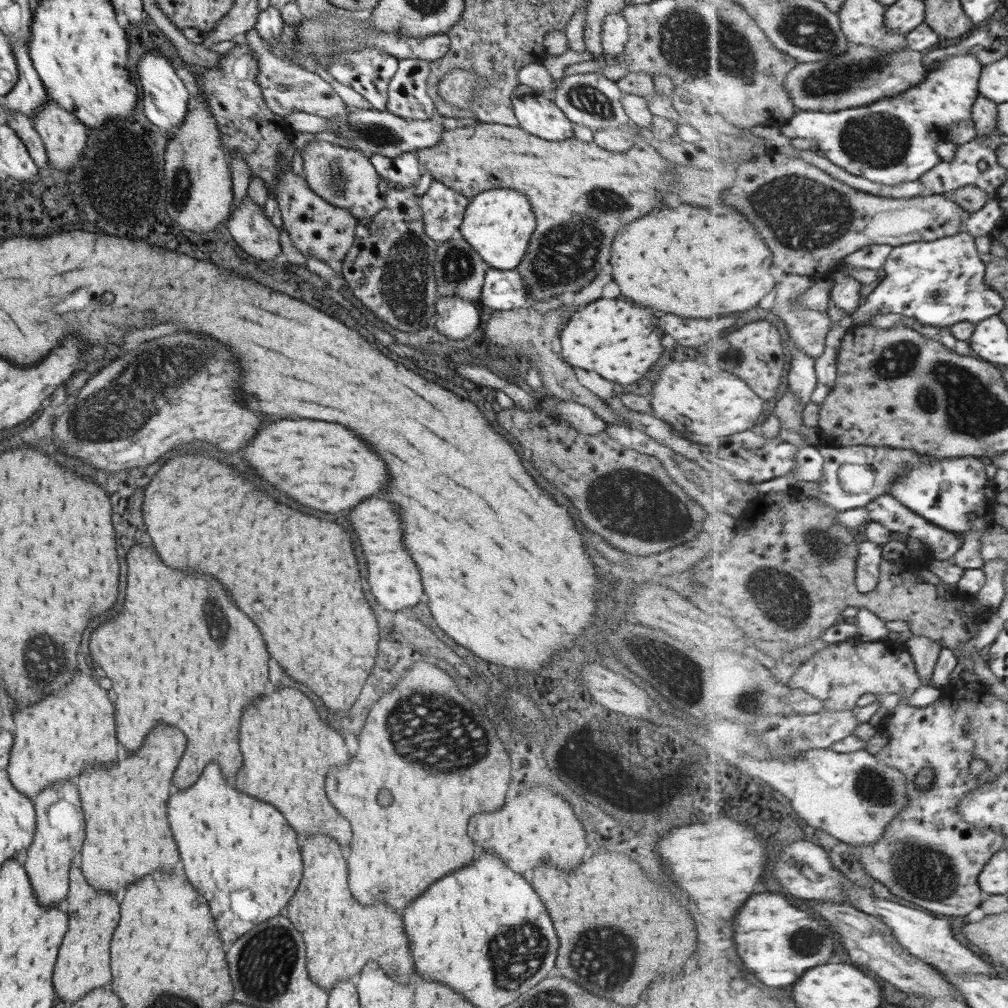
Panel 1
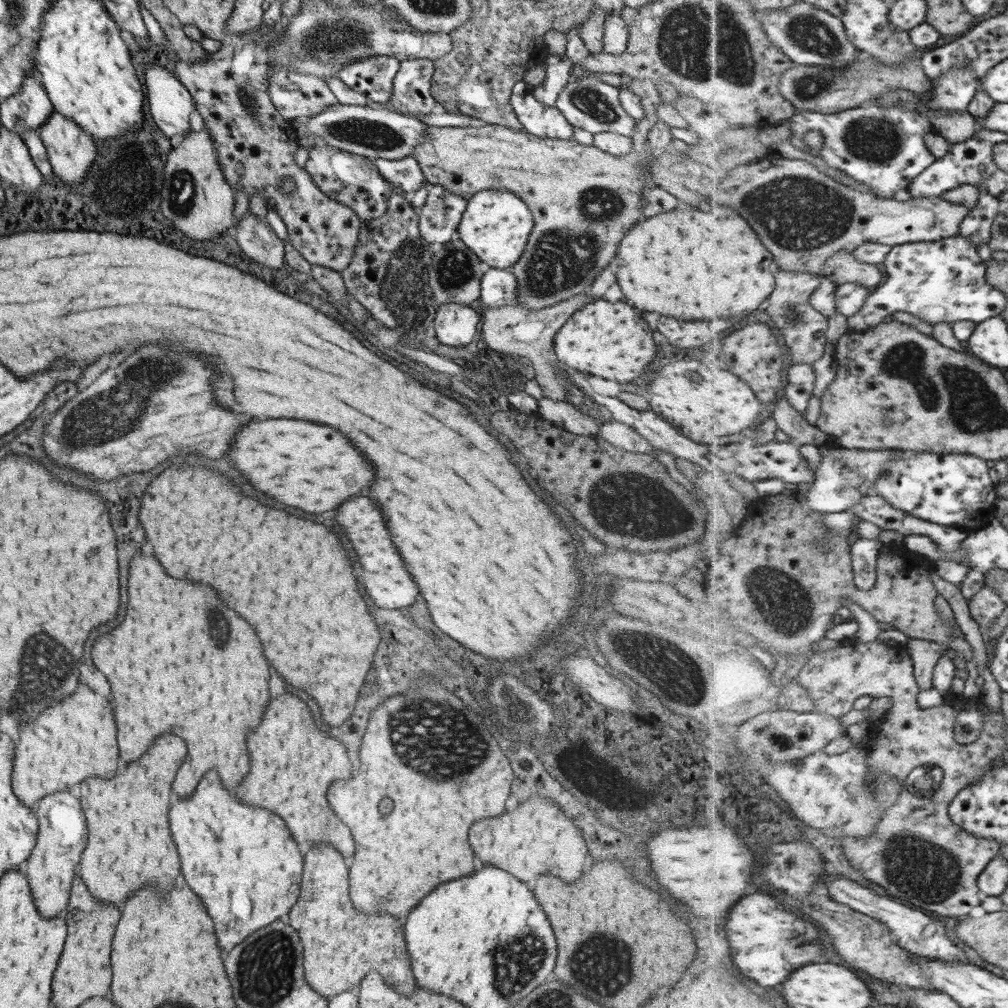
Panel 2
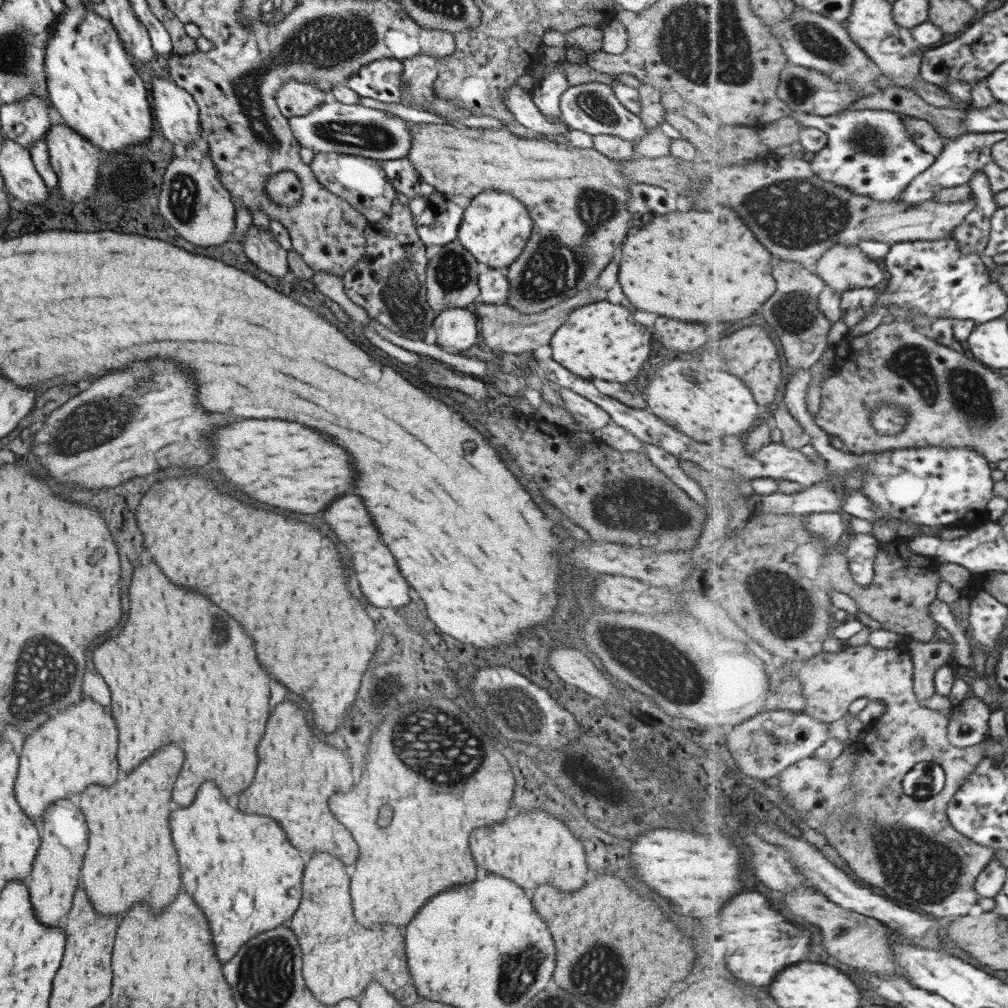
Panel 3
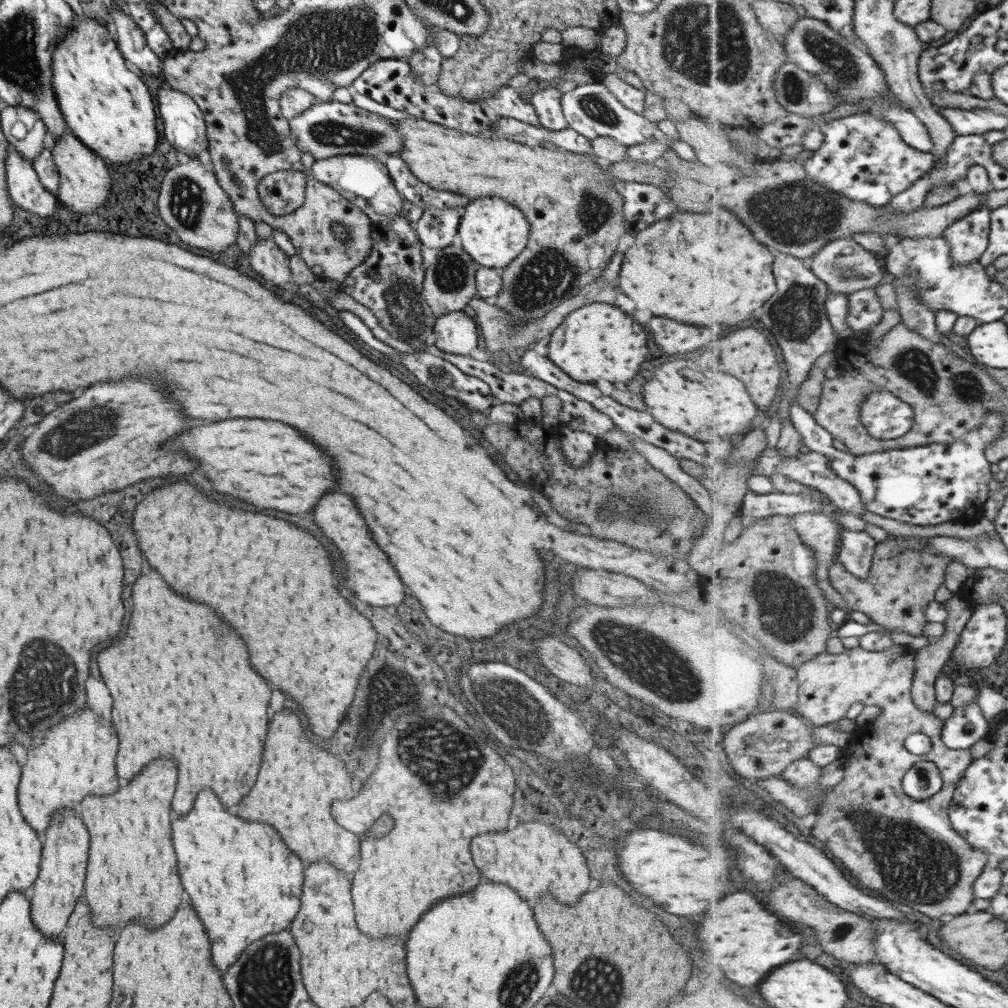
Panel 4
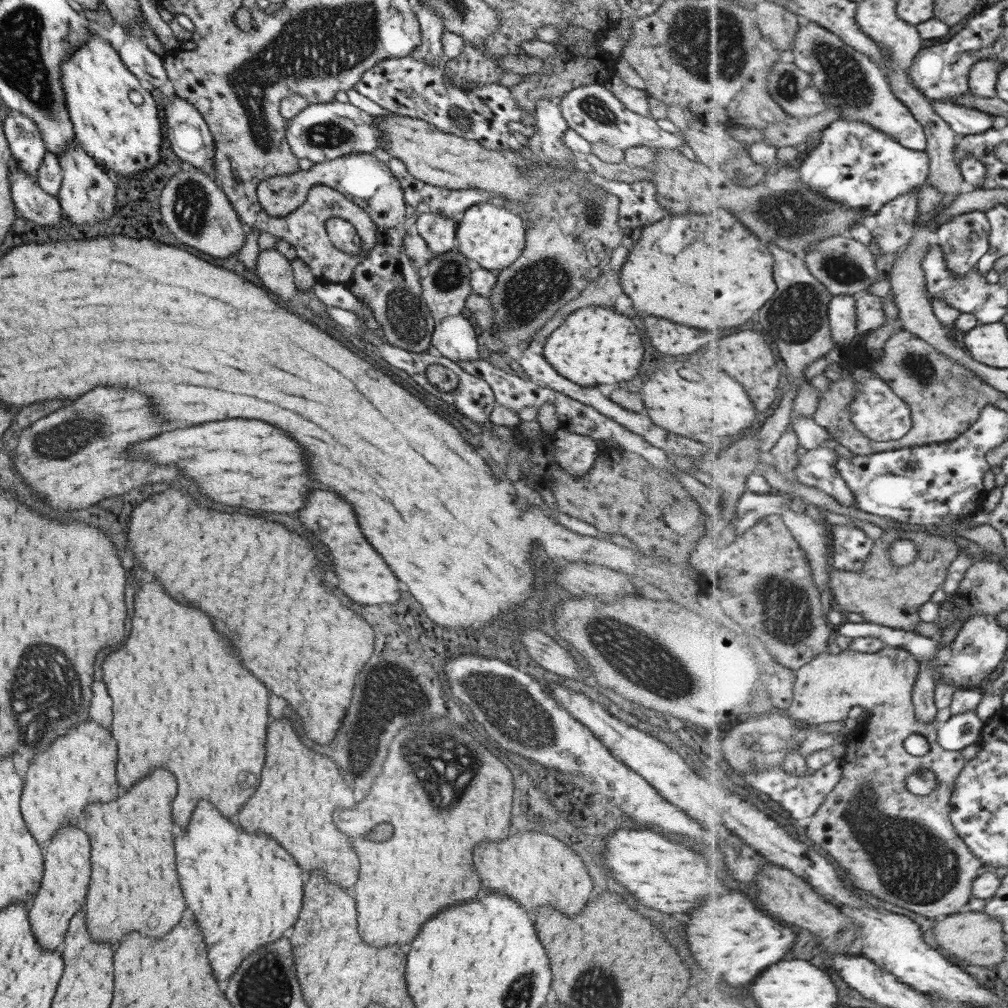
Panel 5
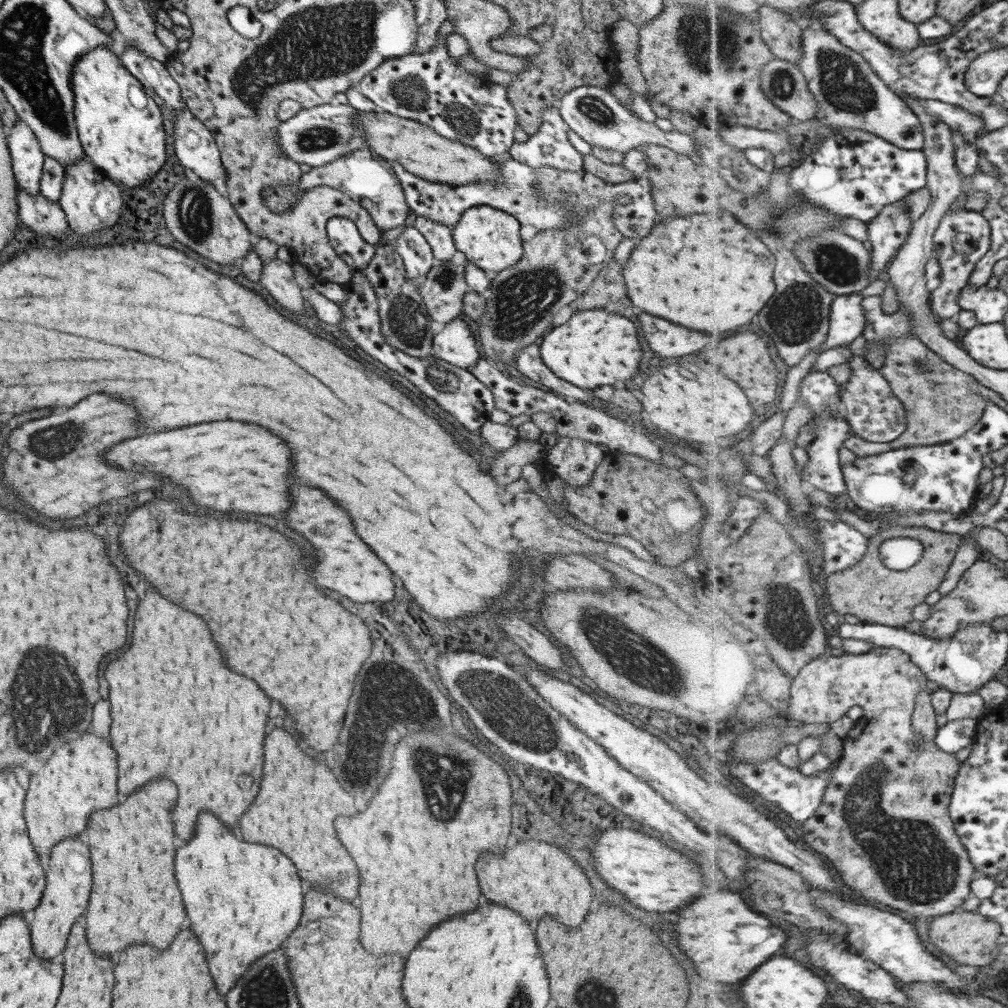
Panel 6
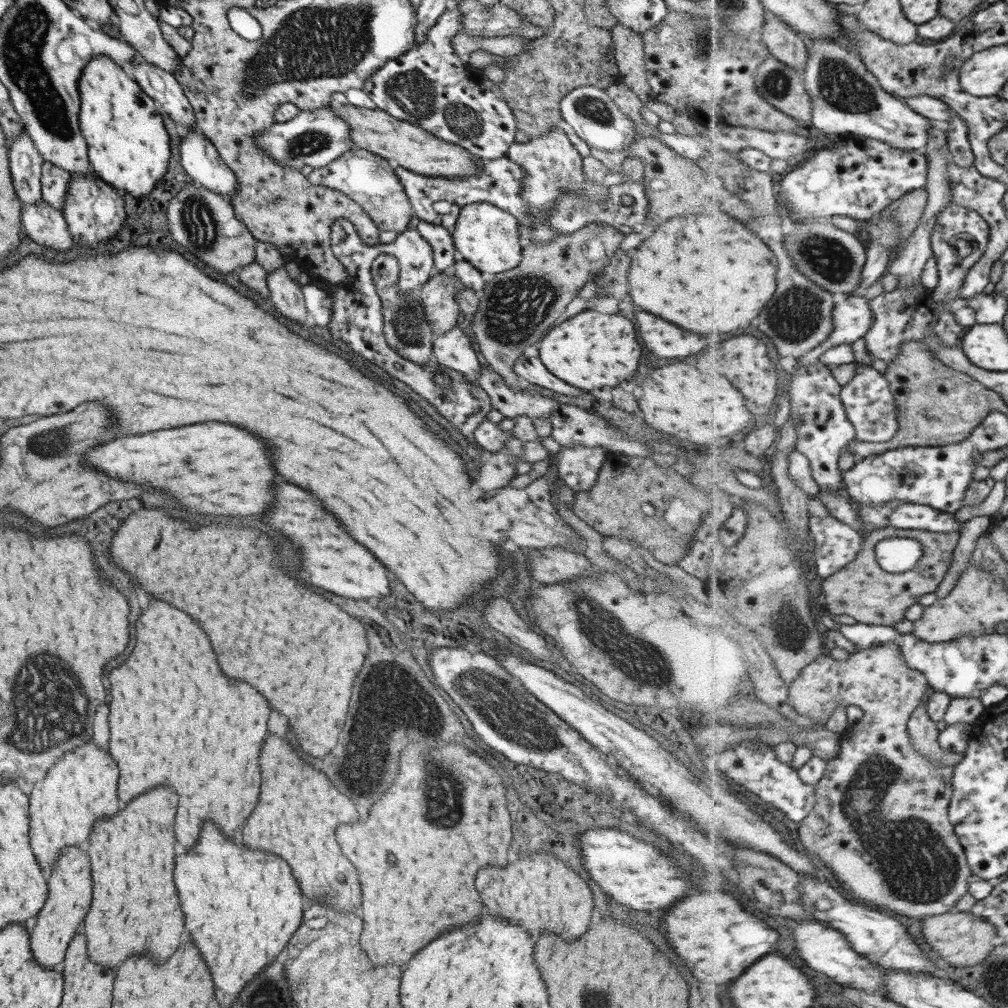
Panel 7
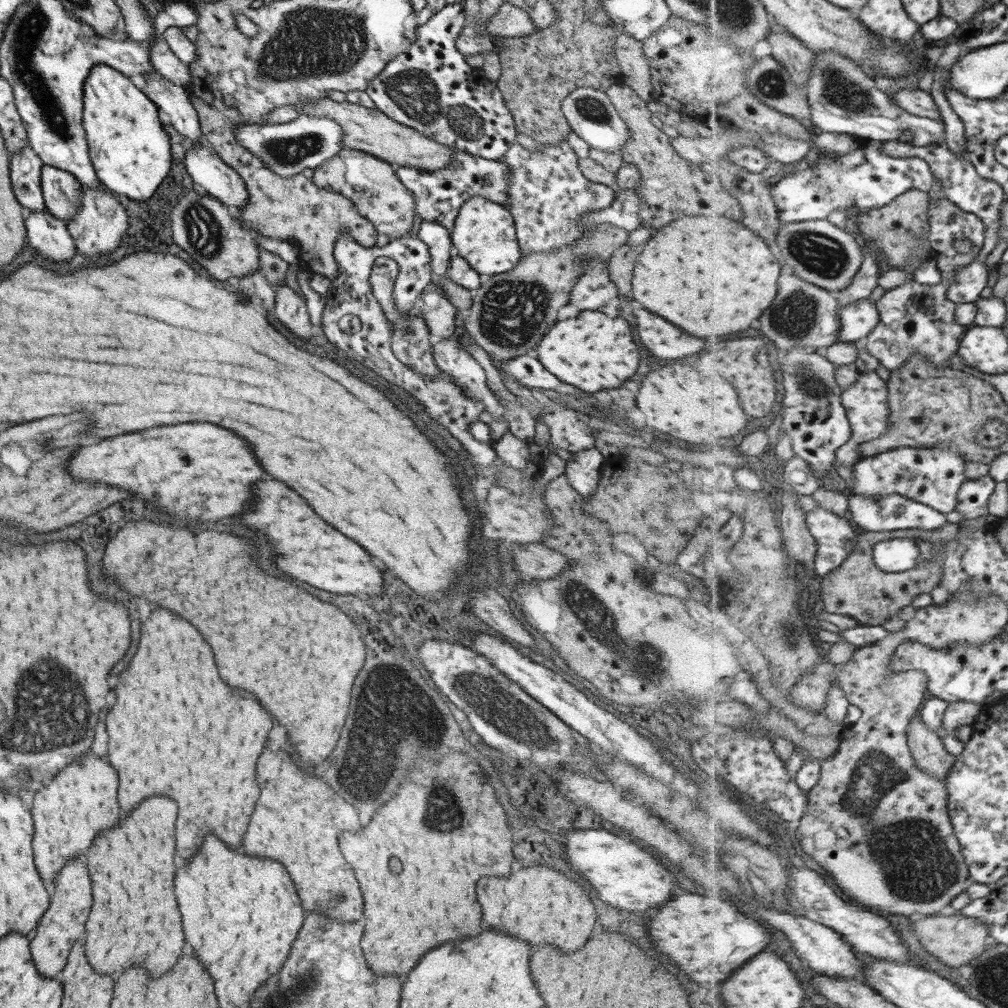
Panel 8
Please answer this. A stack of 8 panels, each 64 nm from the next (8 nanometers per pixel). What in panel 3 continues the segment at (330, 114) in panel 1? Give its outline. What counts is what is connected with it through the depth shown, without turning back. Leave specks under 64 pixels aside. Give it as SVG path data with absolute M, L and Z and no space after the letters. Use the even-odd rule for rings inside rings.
M288 79L288 81L284 81L282 87L278 87L275 99L280 112L289 119L308 114L310 110L330 102L332 95L330 92L318 89L310 81Z

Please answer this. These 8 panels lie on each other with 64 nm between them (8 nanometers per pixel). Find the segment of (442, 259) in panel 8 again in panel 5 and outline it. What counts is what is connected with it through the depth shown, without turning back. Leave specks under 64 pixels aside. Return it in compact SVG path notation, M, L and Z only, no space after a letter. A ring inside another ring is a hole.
M434 212L419 214L413 230L426 242L434 257L454 250L458 221Z

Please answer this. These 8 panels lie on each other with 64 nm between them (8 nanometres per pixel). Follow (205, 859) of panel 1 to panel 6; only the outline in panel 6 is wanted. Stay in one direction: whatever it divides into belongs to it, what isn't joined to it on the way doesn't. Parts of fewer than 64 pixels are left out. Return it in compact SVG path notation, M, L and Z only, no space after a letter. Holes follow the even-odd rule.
M202 810L198 814L194 836L182 844L176 852L176 878L184 898L186 912L192 922L192 930L200 938L212 978L220 994L226 994L234 982L246 972L246 966L280 946L280 942L294 932L302 916L304 890L302 878L290 858L278 852L274 846L250 844L238 840L212 812Z

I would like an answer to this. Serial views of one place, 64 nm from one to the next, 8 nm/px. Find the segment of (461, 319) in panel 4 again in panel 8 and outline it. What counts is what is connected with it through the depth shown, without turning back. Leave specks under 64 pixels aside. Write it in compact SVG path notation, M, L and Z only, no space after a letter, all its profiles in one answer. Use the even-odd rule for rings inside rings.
M458 334L450 339L435 339L433 358L439 370L454 377L454 383L462 387L466 397L474 401L482 401L486 411L490 412L496 421L506 421L507 413L504 406L486 385L486 374L480 364L462 347Z

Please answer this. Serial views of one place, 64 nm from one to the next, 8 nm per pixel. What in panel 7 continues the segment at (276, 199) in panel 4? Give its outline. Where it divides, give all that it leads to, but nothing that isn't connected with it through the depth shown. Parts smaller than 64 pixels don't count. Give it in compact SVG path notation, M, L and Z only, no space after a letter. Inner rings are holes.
M352 148L326 166L314 169L306 178L310 185L346 194L370 216L380 231L395 230L399 235L408 228L408 223L415 214L403 185L395 174L394 164L366 149Z

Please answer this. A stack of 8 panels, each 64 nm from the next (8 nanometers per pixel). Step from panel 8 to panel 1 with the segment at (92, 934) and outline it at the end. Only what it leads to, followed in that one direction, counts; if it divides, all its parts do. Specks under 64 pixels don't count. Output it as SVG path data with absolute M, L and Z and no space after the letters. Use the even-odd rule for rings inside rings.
M162 722L146 736L142 750L132 752L122 762L114 762L110 768L86 766L78 776L86 818L82 872L94 888L114 892L158 868L174 868L178 862L178 850L166 818L166 804L170 780L184 748L184 734Z

